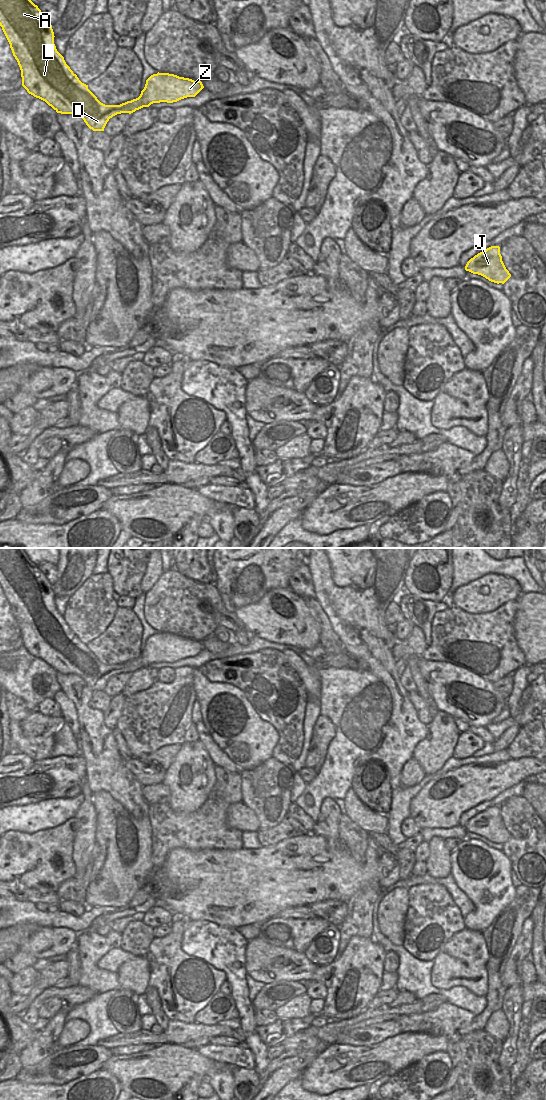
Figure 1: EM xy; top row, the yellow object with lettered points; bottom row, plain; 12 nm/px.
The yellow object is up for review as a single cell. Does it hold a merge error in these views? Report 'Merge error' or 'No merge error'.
No merge error.

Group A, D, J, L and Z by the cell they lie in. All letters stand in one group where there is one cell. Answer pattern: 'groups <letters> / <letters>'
groups A D J L Z

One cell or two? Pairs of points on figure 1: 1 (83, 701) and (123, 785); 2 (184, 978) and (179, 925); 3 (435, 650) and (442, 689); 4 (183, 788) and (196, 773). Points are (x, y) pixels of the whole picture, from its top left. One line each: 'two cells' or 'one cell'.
1: one cell
2: one cell
3: two cells
4: one cell

